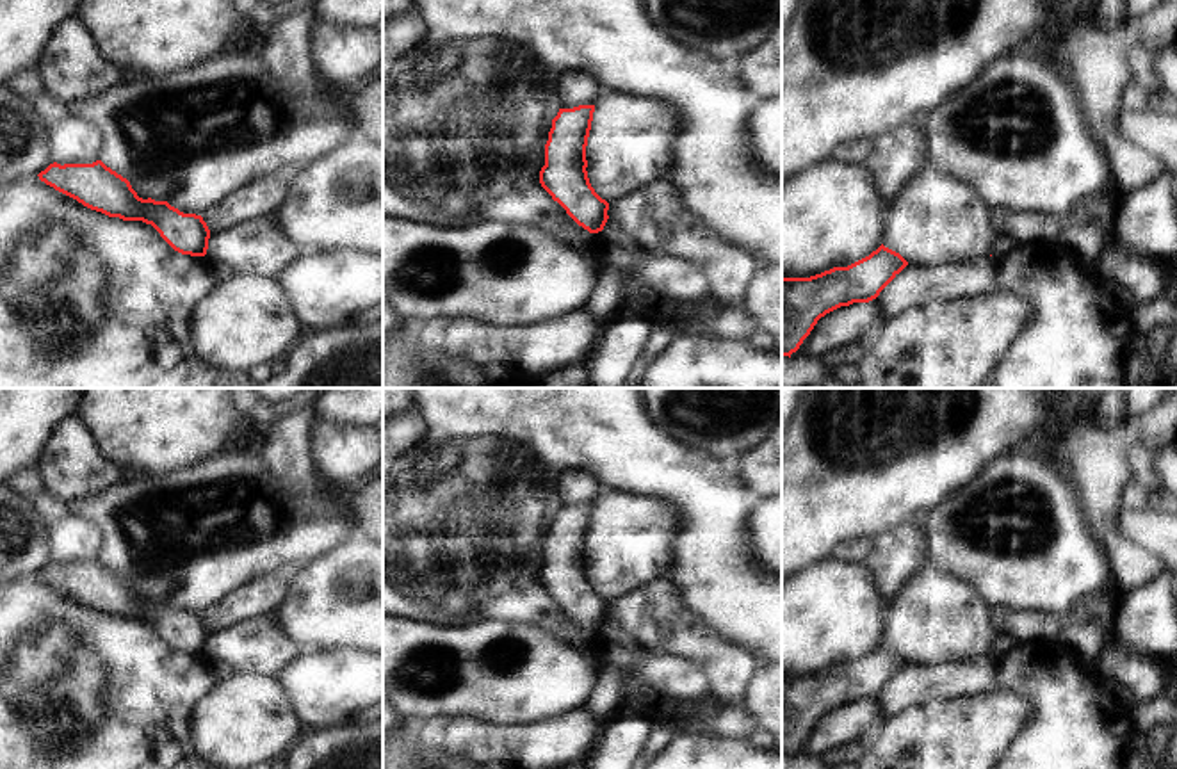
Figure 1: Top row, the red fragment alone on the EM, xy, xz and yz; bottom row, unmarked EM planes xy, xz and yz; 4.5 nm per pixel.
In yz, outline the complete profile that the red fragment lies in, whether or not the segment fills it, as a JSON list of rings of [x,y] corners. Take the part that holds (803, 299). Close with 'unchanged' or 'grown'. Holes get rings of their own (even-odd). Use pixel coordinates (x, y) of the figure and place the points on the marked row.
[[[883,244],[869,256],[810,278],[782,278],[782,356],[800,349],[826,313],[869,303],[908,265]]] | unchanged

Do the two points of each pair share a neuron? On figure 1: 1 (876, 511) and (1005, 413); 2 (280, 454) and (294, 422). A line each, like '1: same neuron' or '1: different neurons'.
1: same neuron
2: same neuron

